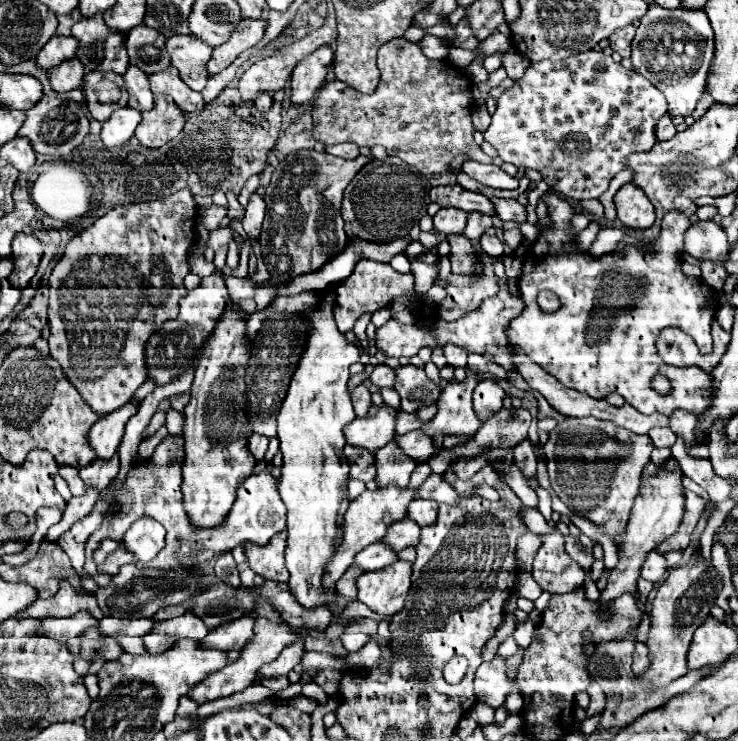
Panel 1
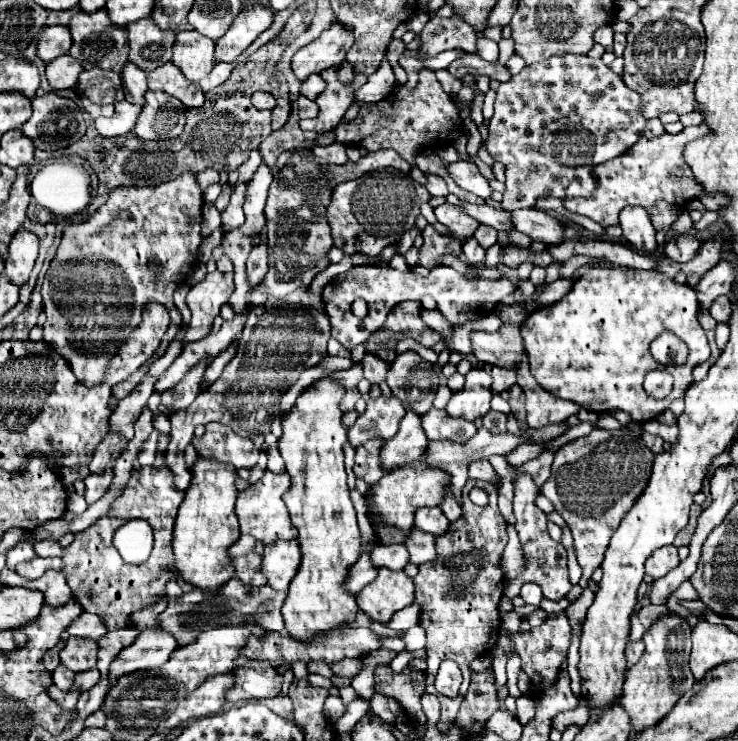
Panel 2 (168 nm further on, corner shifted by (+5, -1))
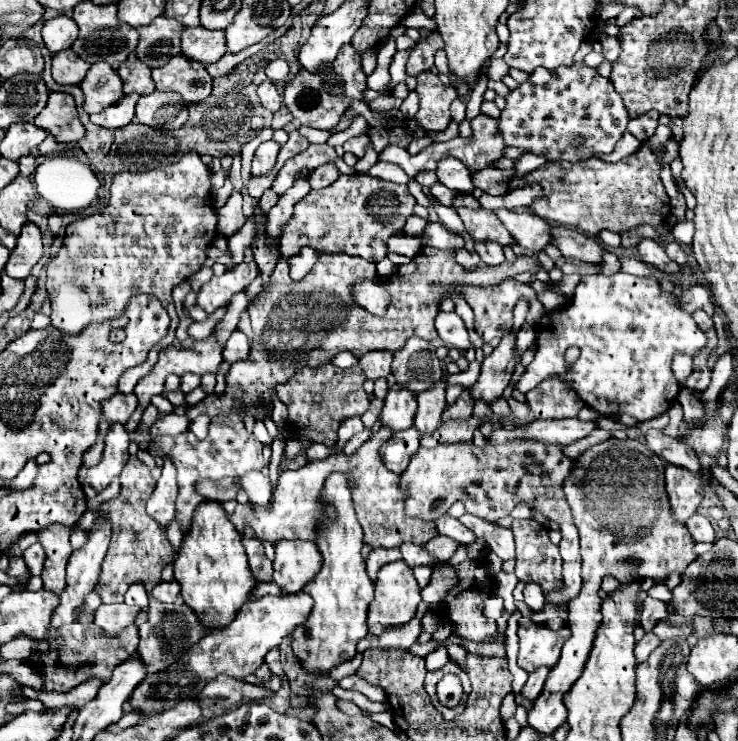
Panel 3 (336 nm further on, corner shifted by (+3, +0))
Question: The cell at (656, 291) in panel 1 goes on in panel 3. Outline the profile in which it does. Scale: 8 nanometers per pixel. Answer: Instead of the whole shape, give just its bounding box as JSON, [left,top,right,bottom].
[516,272,706,422]

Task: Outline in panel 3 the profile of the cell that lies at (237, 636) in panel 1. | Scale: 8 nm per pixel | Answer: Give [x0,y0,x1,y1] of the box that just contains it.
[366,620,418,648]

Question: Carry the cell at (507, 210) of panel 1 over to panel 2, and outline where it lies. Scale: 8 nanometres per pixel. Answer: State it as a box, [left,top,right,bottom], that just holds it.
[512,209,566,245]

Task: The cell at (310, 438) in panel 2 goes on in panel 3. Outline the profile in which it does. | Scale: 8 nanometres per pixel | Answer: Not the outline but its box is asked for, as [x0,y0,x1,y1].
[292,472,374,674]

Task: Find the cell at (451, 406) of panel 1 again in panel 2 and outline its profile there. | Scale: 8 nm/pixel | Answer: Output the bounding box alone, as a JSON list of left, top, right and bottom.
[446,369,492,421]

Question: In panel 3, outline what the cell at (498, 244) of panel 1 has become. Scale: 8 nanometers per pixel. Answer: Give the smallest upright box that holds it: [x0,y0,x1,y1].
[456,248,480,268]

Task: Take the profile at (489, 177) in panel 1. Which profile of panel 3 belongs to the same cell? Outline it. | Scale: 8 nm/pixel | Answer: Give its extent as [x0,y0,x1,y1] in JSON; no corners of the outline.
[436,158,474,192]

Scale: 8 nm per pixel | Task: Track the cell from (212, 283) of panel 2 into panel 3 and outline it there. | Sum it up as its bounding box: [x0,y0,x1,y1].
[198,262,258,314]

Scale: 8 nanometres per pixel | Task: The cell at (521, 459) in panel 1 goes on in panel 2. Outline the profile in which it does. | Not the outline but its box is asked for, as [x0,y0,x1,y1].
[504,475,572,601]

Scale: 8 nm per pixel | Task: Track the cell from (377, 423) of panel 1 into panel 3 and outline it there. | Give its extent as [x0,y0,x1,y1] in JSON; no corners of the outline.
[380,384,416,432]

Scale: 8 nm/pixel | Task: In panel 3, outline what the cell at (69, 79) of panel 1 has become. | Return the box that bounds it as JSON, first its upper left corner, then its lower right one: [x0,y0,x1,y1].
[52,50,90,84]

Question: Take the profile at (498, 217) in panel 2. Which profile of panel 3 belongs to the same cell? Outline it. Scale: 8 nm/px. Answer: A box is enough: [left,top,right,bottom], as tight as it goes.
[494,210,550,252]

